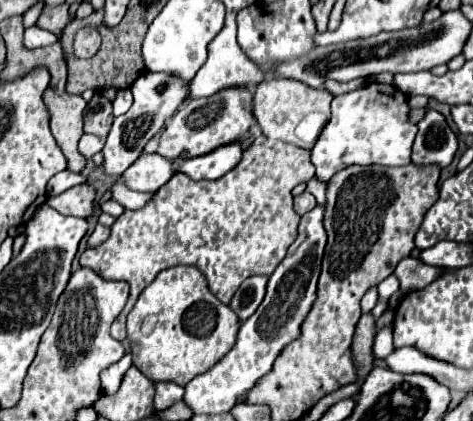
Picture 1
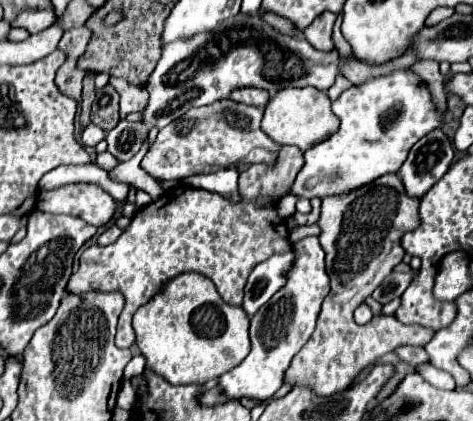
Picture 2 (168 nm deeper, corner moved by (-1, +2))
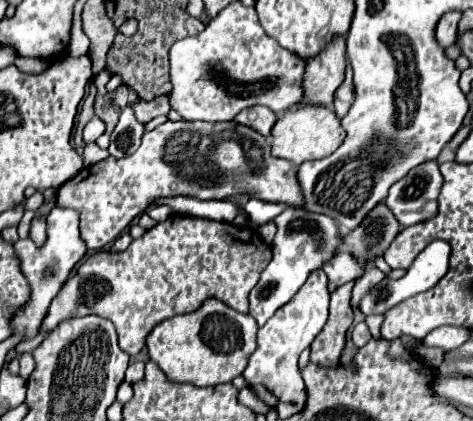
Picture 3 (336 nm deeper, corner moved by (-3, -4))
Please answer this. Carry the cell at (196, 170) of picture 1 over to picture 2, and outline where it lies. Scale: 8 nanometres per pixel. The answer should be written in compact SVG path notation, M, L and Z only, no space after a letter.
M218 169L214 173L202 175L202 177L188 177L186 179L188 187L196 187L196 189L206 189L210 193L218 193L220 197L238 203L240 191L238 191L238 173L236 169Z

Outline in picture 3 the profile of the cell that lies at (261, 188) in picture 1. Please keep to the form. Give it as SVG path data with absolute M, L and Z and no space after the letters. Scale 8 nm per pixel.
M172 215L162 223L156 223L148 229L140 239L134 239L126 251L96 251L92 253L72 275L56 299L52 301L48 315L42 323L42 333L52 331L60 321L70 317L84 317L84 315L100 315L110 319L116 325L120 337L120 349L128 355L136 355L146 341L146 335L152 327L168 317L178 313L188 313L198 309L198 305L206 297L216 297L224 301L228 307L248 313L248 293L258 283L260 273L272 259L272 247L260 239L254 227L242 229L232 223L214 221L208 217L192 217L192 215Z

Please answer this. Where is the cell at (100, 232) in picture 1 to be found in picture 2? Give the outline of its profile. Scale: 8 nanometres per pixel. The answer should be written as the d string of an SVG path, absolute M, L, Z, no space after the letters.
M112 225L112 227L108 227L102 235L98 235L98 245L110 245L110 243L114 243L120 235L122 235L122 229L116 227L116 225Z

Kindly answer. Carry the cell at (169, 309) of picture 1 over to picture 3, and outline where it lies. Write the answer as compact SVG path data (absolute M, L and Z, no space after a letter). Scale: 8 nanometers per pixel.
M206 299L196 311L188 315L176 315L158 323L148 333L146 347L148 355L172 381L192 383L198 387L230 383L242 375L250 355L256 351L258 325L252 315L232 311L218 299Z

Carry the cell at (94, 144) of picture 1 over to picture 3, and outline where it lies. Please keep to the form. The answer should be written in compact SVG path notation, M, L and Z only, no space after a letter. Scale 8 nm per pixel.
M92 117L90 123L84 127L84 143L94 143L104 131L106 131L104 121L100 121L98 117Z

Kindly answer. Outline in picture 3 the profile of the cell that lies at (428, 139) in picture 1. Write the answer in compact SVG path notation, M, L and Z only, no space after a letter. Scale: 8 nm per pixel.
M424 161L420 167L408 171L404 179L392 185L386 197L386 205L392 209L402 227L410 227L436 215L436 199L440 189L442 173L438 161Z

